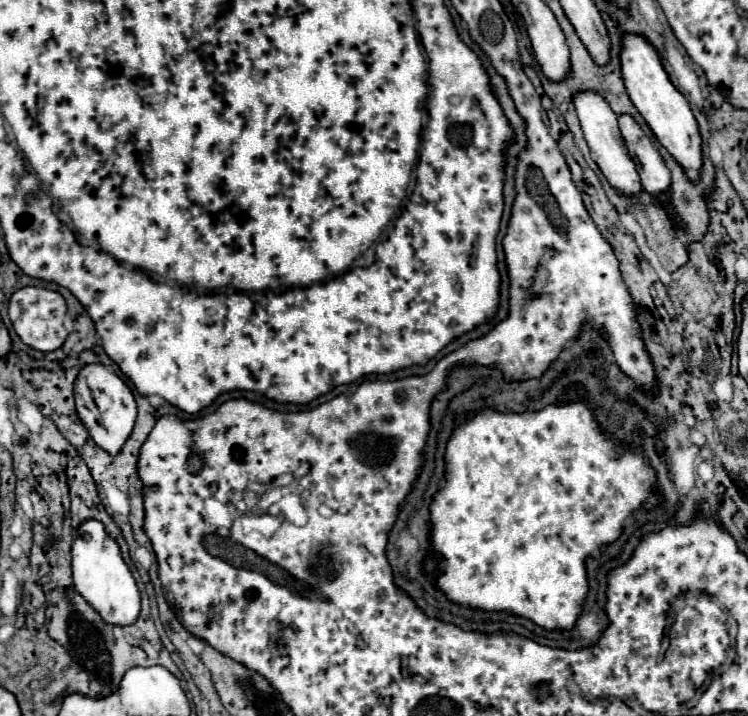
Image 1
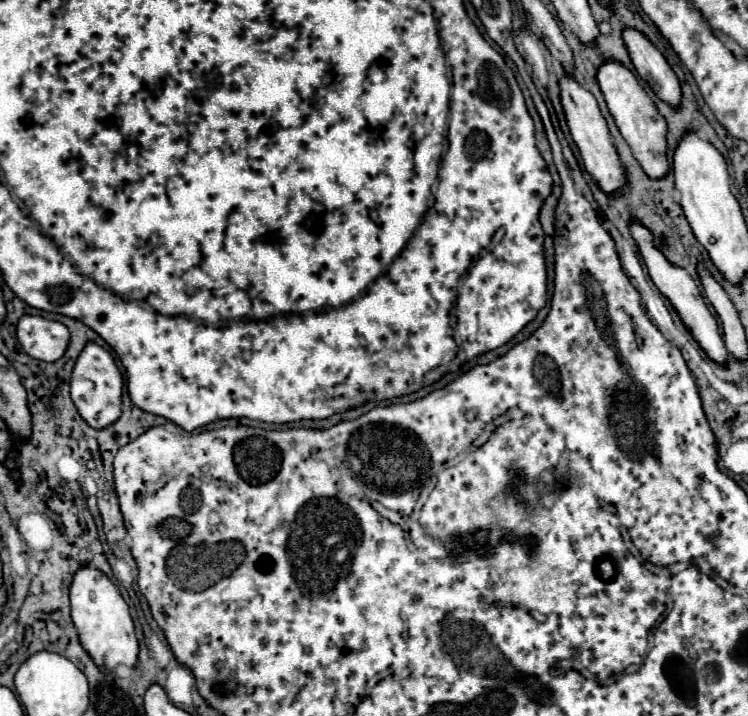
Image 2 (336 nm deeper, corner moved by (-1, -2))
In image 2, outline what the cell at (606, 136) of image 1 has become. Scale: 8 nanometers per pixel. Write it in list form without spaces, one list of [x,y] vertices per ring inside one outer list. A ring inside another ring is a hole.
[[[634,221],[634,223],[630,225],[630,231],[632,231],[632,237],[634,237],[636,243],[638,243],[638,251],[640,251],[642,259],[644,259],[644,263],[646,263],[646,267],[648,267],[650,279],[652,279],[654,285],[658,287],[658,291],[672,303],[672,307],[674,307],[674,311],[678,313],[680,321],[682,321],[684,327],[692,333],[692,337],[696,339],[696,343],[700,345],[700,349],[708,355],[708,359],[714,361],[714,363],[718,363],[718,365],[722,365],[722,367],[726,367],[726,365],[728,365],[728,357],[730,357],[730,355],[728,355],[728,349],[724,347],[724,339],[722,339],[722,335],[720,335],[720,331],[718,331],[718,323],[716,323],[714,315],[708,311],[708,307],[706,307],[706,303],[704,303],[704,299],[702,299],[702,295],[700,295],[700,291],[698,291],[698,287],[696,287],[696,281],[694,281],[684,269],[674,267],[674,265],[668,263],[668,259],[662,255],[662,251],[654,247],[652,233],[650,233],[646,227],[642,227],[640,223]]]

